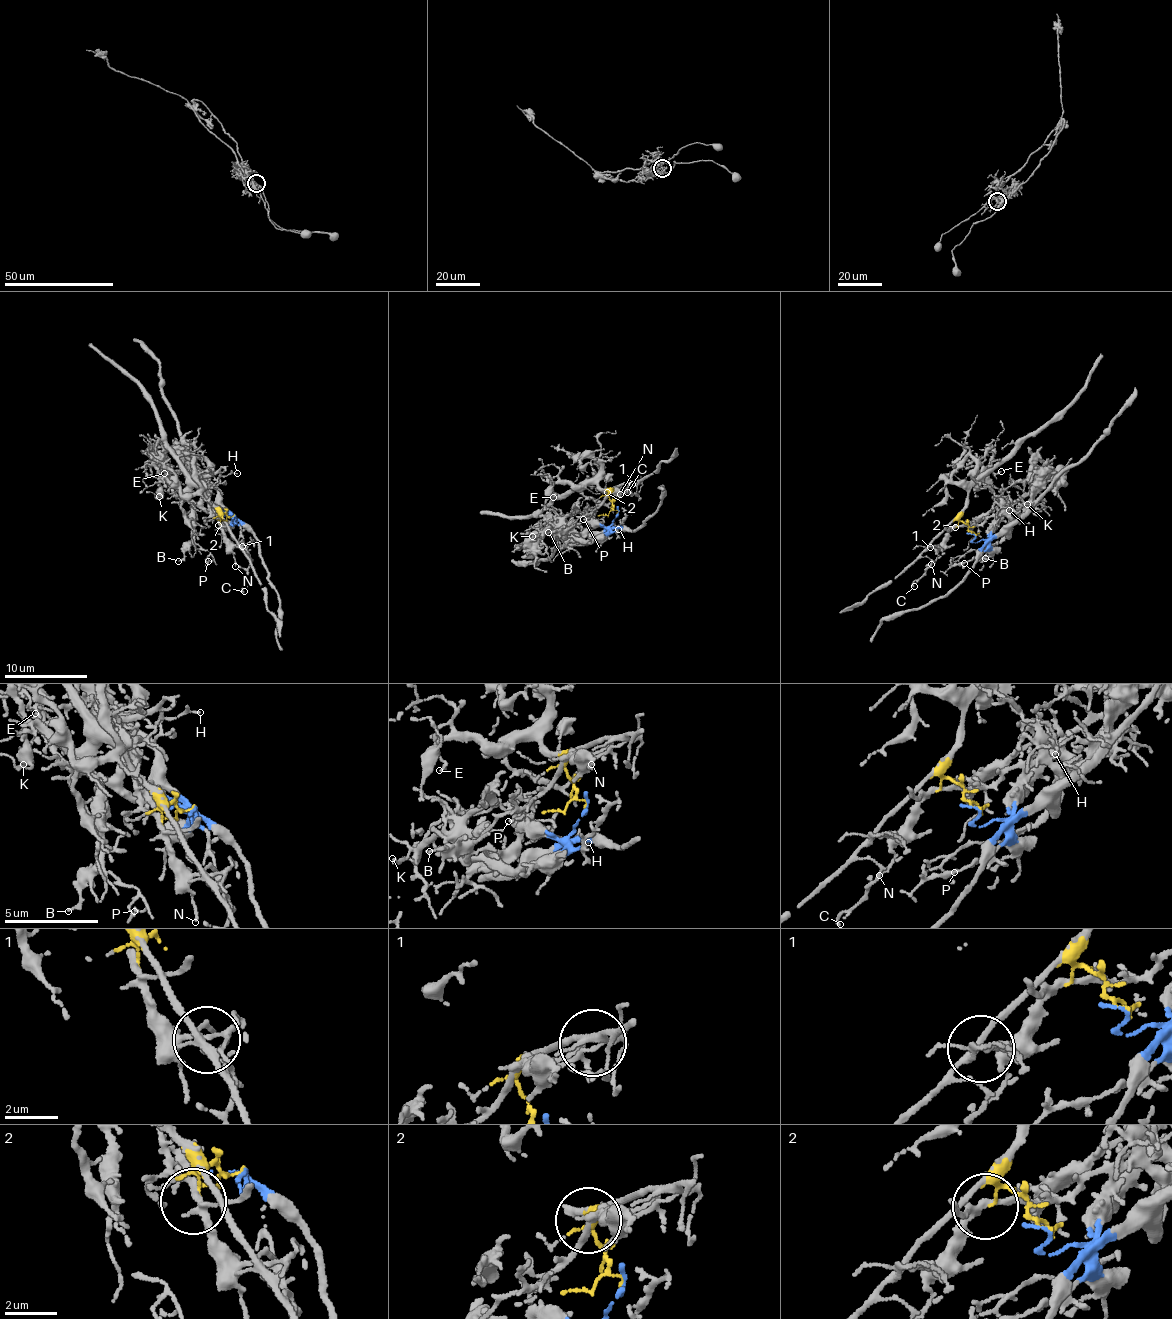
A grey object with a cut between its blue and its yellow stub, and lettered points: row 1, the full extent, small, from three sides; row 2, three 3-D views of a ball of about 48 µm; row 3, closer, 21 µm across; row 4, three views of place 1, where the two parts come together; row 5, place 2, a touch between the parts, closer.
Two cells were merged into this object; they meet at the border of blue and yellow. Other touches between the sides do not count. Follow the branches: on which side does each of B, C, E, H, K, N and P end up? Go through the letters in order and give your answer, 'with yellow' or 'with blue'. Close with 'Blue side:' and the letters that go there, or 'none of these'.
B: with blue
C: with yellow
E: with yellow
H: with blue
K: with blue
N: with blue
P: with blue
Blue side: B, H, K, N, P

